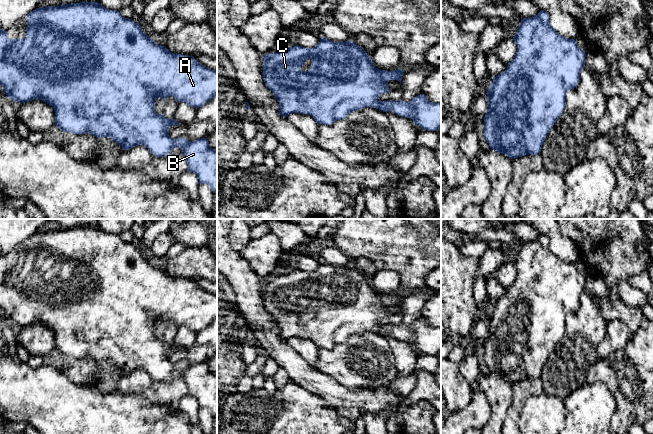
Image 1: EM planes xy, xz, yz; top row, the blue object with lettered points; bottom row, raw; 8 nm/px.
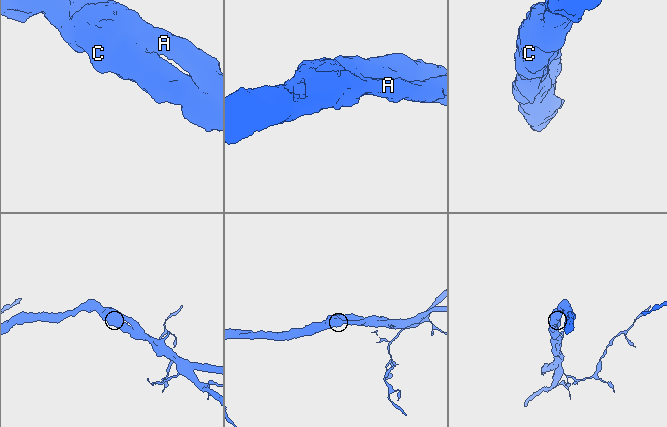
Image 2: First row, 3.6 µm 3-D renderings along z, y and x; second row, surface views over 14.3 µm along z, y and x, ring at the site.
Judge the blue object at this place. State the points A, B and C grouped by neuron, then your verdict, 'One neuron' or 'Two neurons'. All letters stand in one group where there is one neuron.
Groups: A B C. One neuron

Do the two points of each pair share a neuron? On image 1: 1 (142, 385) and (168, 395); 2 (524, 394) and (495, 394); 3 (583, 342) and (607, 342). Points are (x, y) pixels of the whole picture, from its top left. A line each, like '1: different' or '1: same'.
1: same
2: different
3: different

